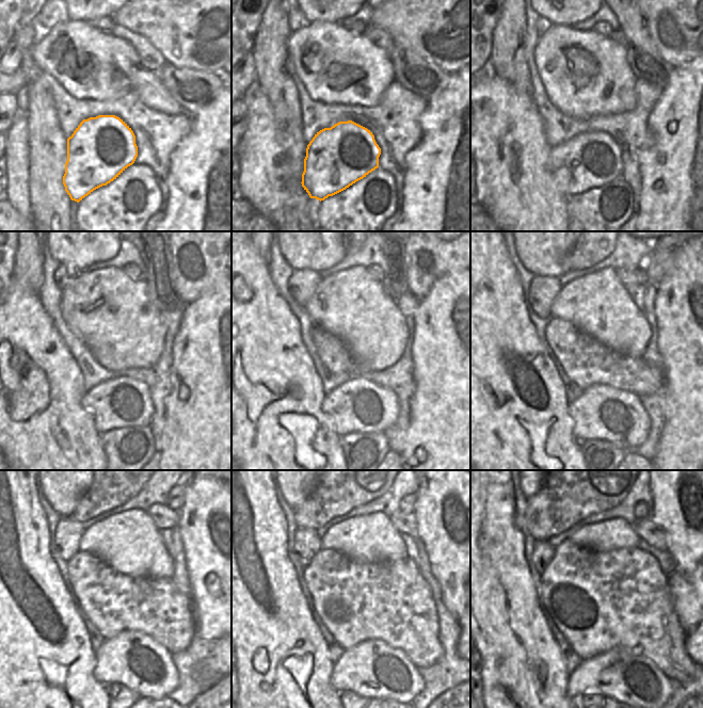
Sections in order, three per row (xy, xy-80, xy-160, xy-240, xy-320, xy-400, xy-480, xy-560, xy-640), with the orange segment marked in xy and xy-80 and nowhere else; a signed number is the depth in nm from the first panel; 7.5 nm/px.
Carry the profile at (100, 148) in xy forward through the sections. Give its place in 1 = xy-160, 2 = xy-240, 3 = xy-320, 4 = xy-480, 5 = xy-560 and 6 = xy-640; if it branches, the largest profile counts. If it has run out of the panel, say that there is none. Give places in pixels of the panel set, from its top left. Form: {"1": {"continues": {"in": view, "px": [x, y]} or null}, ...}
{"1": {"continues": {"in": "xy-160", "px": [590, 160]}}, "2": {"continues": {"in": "xy-240", "px": [121, 402]}}, "3": {"continues": {"in": "xy-320", "px": [358, 405]}}, "4": {"continues": {"in": "xy-480", "px": [131, 658]}}, "5": {"continues": {"in": "xy-560", "px": [371, 669]}}, "6": {"continues": {"in": "xy-640", "px": [634, 680]}}}

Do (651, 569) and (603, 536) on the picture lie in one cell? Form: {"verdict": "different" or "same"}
{"verdict": "different"}

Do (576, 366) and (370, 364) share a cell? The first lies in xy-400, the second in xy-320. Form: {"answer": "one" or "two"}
{"answer": "two"}

